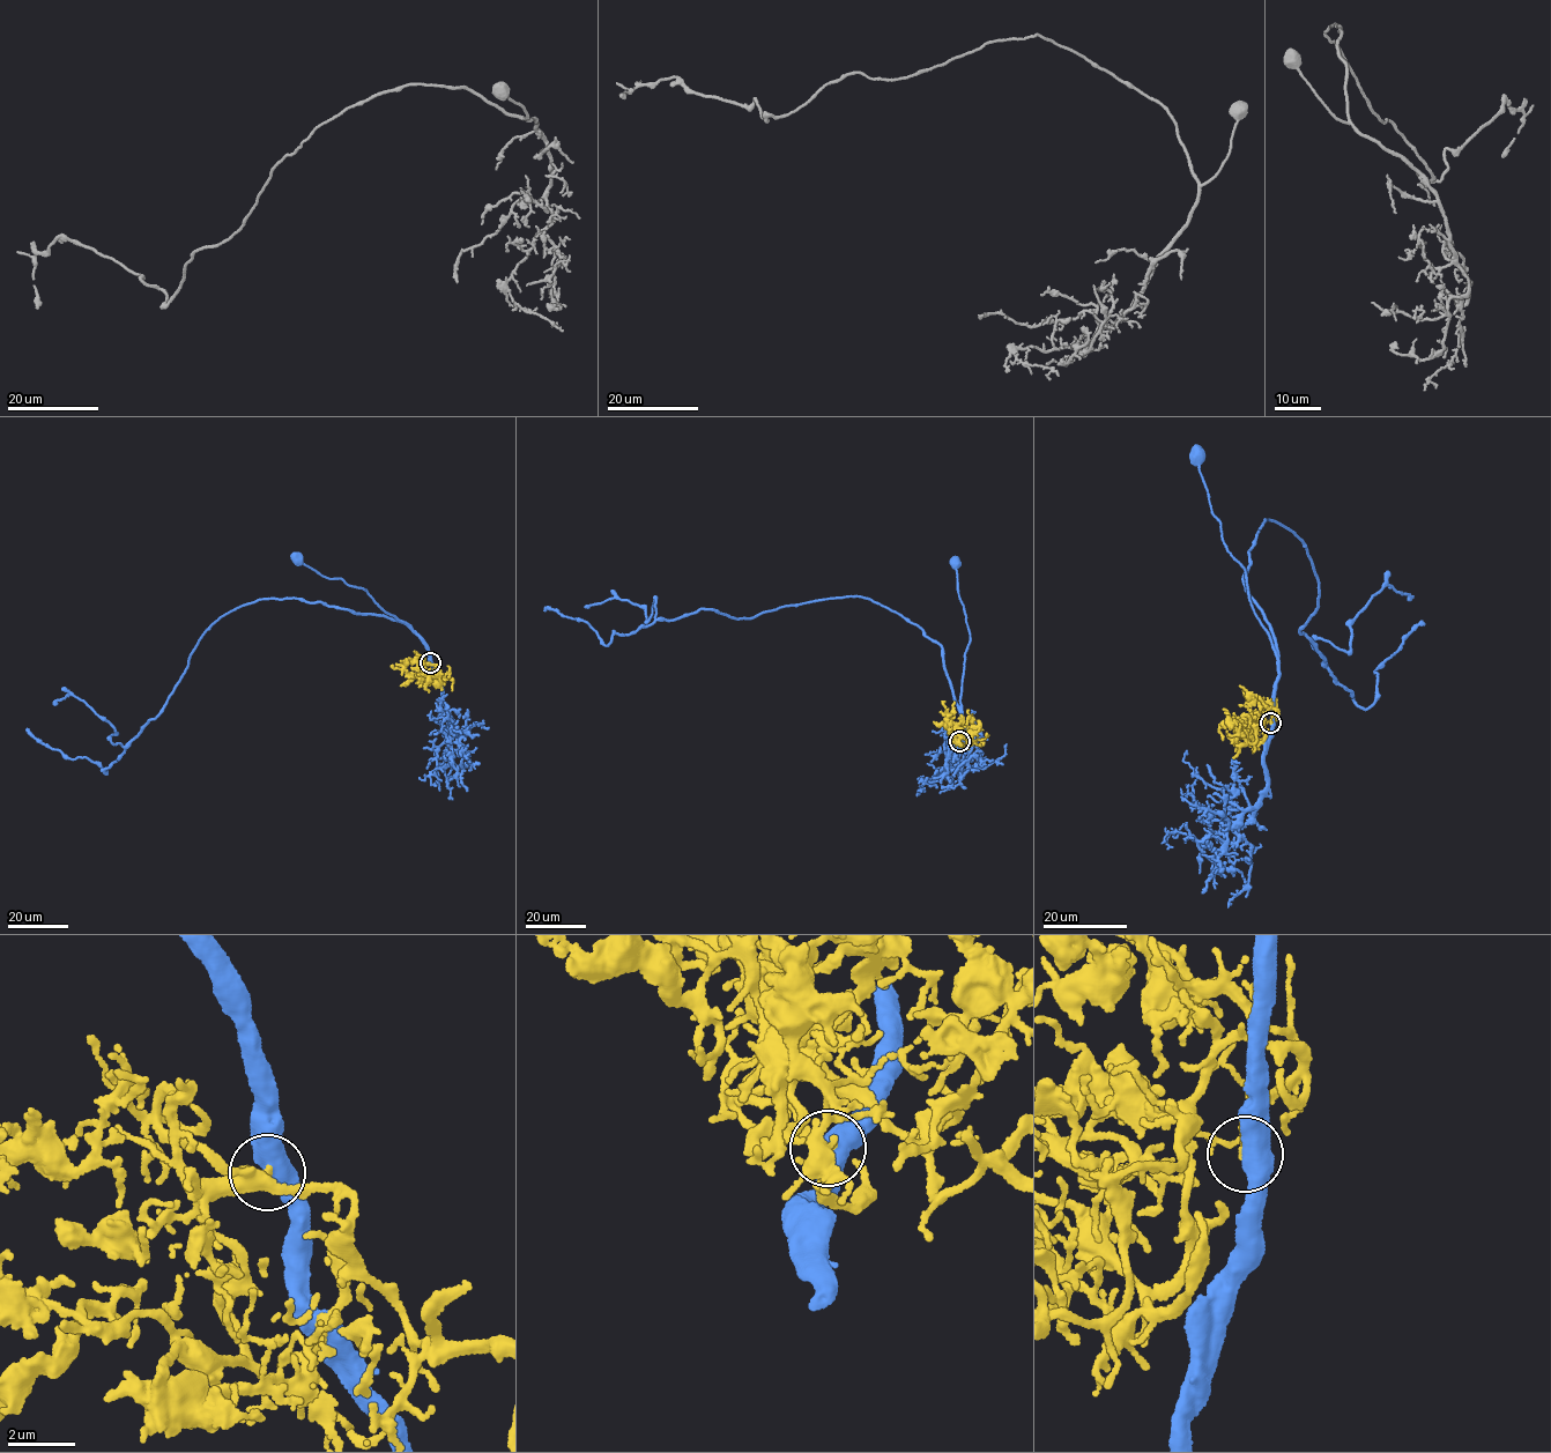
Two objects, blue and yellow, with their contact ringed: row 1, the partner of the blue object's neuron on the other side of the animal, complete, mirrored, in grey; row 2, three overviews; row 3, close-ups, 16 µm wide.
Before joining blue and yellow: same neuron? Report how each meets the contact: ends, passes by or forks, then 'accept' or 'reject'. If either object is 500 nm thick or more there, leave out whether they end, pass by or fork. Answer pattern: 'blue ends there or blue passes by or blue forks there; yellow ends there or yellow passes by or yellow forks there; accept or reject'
reject

